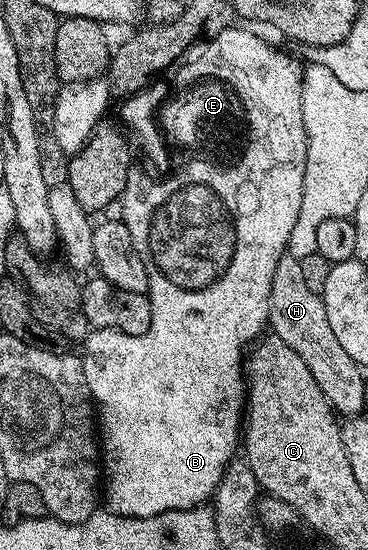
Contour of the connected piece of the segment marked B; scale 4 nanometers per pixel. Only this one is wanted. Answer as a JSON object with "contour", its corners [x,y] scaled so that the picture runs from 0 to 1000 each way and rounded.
{"contour":[[[628,45],[620,53],[609,53],[609,60],[598,60],[584,71],[568,73],[557,80],[557,104],[541,115],[527,115],[527,122],[516,122],[503,133],[495,133],[495,144],[516,144],[524,136],[541,136],[546,129],[582,129],[582,136],[614,136],[614,144],[628,144],[636,149],[636,158],[647,158],[647,165],[658,165],[658,180],[668,180],[668,195],[679,195],[679,224],[690,224],[690,260],[679,260],[679,282],[668,282],[668,296],[658,296],[658,304],[647,304],[647,311],[582,311],[582,304],[549,304],[549,296],[538,296],[527,304],[505,304],[505,311],[495,311],[495,318],[484,318],[484,325],[462,325],[462,333],[435,329],[427,336],[410,336],[399,325],[383,325],[364,311],[353,309],[342,342],[326,364],[326,378],[332,376],[326,398],[329,404],[342,407],[348,424],[359,431],[359,445],[370,453],[380,475],[391,475],[391,489],[408,513],[402,535],[408,538],[408,553],[413,555],[413,584],[402,591],[402,605],[391,605],[389,609],[329,609],[321,602],[269,602],[255,598],[247,600],[245,607],[217,625],[217,651],[223,669],[228,671],[228,693],[245,709],[245,722],[261,742],[261,769],[272,778],[272,842],[283,851],[283,915],[304,933],[334,936],[337,940],[389,944],[391,940],[424,940],[435,933],[457,933],[459,929],[497,929],[514,922],[543,922],[579,902],[584,889],[592,887],[592,875],[603,865],[603,855],[611,853],[614,844],[628,835],[639,833],[641,822],[652,813],[652,778],[663,769],[663,640],[726,600],[734,584],[739,496],[750,493],[750,482],[761,475],[761,467],[780,462],[777,447],[783,445],[783,431],[793,431],[793,409],[804,409],[804,395],[815,395],[815,358],[823,351],[826,300],[832,298],[832,236],[826,235],[826,205],[821,204],[821,138],[826,135],[826,122],[823,116],[810,116],[804,109],[785,107],[772,95],[753,93],[750,87],[712,78],[707,65],[688,64],[685,58],[666,56],[663,51],[647,47],[658,45]]]}

